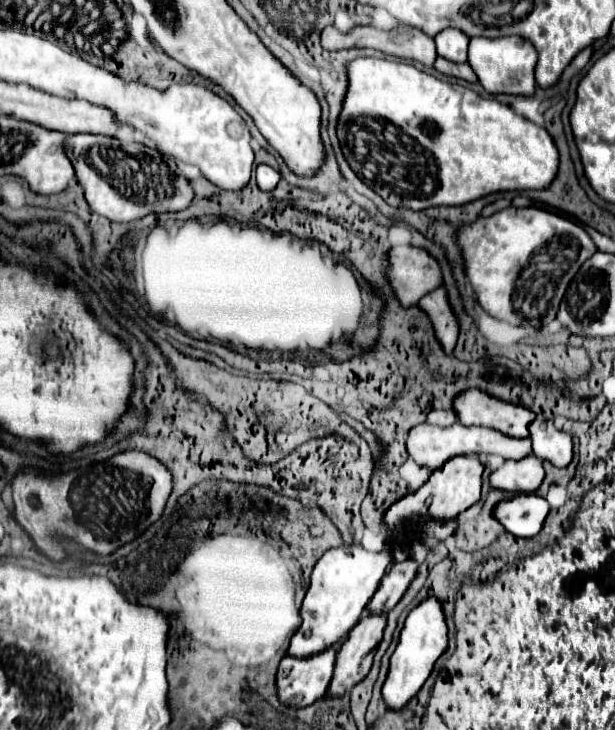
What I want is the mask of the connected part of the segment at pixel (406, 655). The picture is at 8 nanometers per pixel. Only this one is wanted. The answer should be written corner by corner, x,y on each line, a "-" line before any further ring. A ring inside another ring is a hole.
431,596
409,612
405,626
401,630
401,640
391,656
391,668
383,684
383,698
387,708
399,710
407,704
407,700
411,700
419,692
423,682
429,678
435,660
447,650
447,646
449,646
449,638
447,638
447,622
445,622
443,606
435,596
-
405,642
407,642
407,650
405,650

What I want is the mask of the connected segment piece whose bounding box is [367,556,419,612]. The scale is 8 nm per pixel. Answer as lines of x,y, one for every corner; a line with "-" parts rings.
407,556
403,560
401,558
395,560
391,570
381,580
381,586
373,594
367,610
385,610
385,612
389,612
401,600
401,596
407,592
409,584
415,580
417,568
419,568
419,564
411,556

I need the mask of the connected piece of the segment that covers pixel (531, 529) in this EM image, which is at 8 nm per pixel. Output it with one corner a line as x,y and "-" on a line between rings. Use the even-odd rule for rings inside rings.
519,494
495,506
495,518
513,534
531,538
541,532
551,506
537,494

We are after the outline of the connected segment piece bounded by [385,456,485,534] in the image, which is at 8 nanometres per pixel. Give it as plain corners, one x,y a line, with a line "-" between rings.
457,456
445,462
445,466
441,466
441,470
435,470
417,492
403,496
399,502
391,506
391,510
387,510
385,520
389,534
395,534
397,526
401,526
401,518
409,518
409,514
433,514
433,518
457,518
459,512
467,510
481,498
483,470
485,464
477,456

